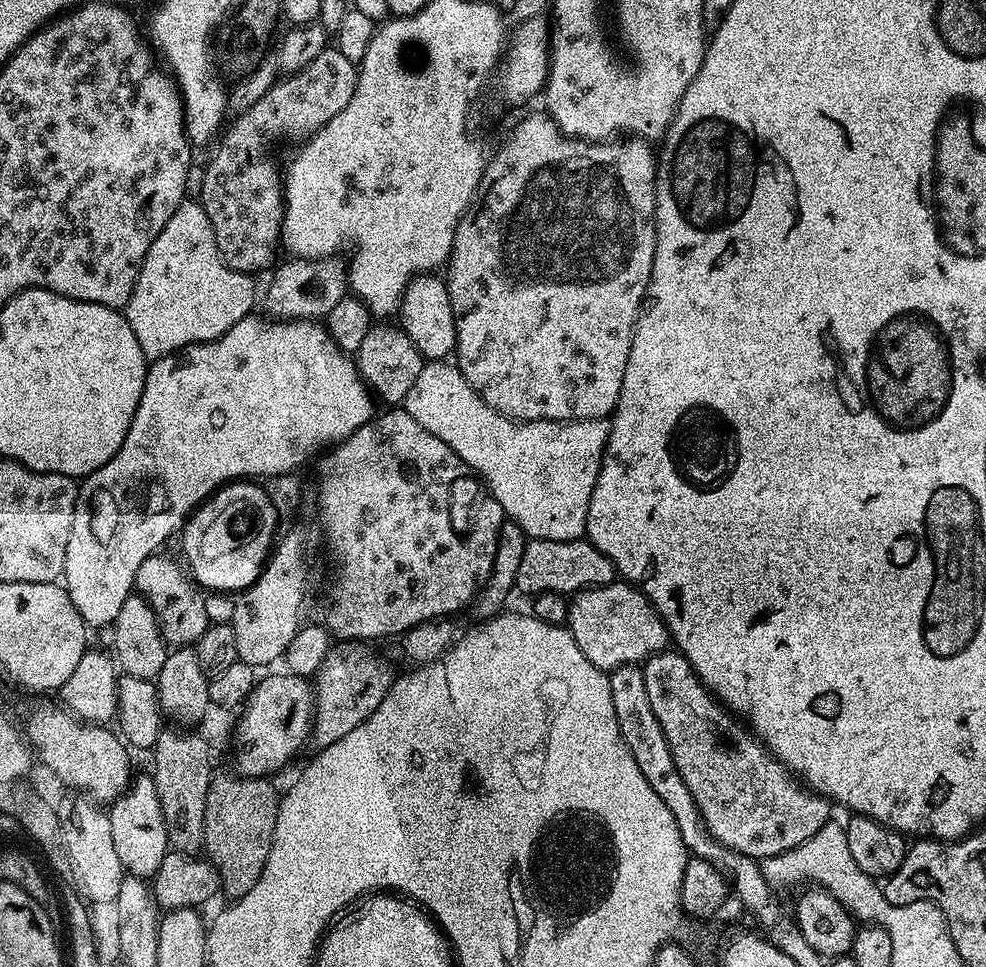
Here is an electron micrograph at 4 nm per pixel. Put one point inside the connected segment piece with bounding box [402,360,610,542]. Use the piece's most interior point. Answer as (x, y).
(542, 472)

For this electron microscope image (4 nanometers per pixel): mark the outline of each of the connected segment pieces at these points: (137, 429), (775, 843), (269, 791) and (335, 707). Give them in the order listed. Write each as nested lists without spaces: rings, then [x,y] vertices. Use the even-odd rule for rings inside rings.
[[[249,314],[242,318],[226,334],[218,339],[205,344],[191,344],[171,352],[165,356],[159,356],[151,361],[146,374],[146,382],[142,390],[142,398],[138,402],[138,410],[130,422],[130,430],[126,430],[126,438],[122,438],[122,446],[106,466],[91,472],[83,477],[76,494],[76,509],[74,510],[74,522],[70,526],[70,542],[66,542],[66,566],[62,577],[62,586],[68,592],[70,602],[82,614],[85,624],[89,629],[107,629],[116,623],[118,610],[122,610],[122,602],[133,595],[138,566],[146,562],[157,551],[156,544],[164,544],[172,535],[174,537],[183,529],[185,521],[192,515],[203,502],[221,486],[231,484],[233,481],[243,481],[245,478],[260,478],[256,476],[286,476],[295,473],[299,464],[304,464],[312,455],[323,453],[333,446],[345,440],[354,430],[358,430],[363,424],[373,419],[372,404],[374,397],[367,384],[360,379],[360,371],[356,368],[355,359],[349,353],[343,352],[332,340],[327,327],[323,323],[314,320],[278,320],[268,318],[259,320],[256,314]]]
[[[678,650],[655,652],[643,661],[647,697],[654,716],[661,723],[662,732],[673,755],[674,764],[686,787],[693,795],[696,808],[709,830],[709,834],[738,854],[763,862],[767,856],[777,856],[794,846],[802,846],[806,838],[814,838],[822,826],[830,823],[828,816],[833,805],[817,792],[809,790],[793,773],[789,772],[767,748],[756,739],[743,719],[729,712],[705,684],[694,674],[690,662]]]
[[[217,775],[212,781],[212,789],[206,798],[202,848],[207,859],[216,865],[223,895],[239,898],[250,891],[258,878],[262,878],[274,842],[281,793],[276,792],[271,779],[231,775]]]
[[[340,642],[337,645],[329,651],[314,677],[311,739],[314,744],[316,740],[317,749],[338,742],[338,738],[346,738],[354,726],[370,718],[370,714],[378,710],[378,702],[386,698],[394,679],[391,666],[372,649],[375,647],[371,643]]]

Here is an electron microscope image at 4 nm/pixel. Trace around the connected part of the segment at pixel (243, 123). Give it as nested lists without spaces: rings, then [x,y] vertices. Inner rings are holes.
[[[326,50],[314,58],[297,72],[285,75],[277,79],[254,106],[239,113],[232,125],[227,125],[226,131],[219,137],[215,145],[216,153],[212,161],[207,161],[205,170],[205,182],[198,203],[206,210],[206,218],[210,218],[210,226],[214,226],[214,238],[218,242],[218,250],[222,258],[230,267],[239,272],[257,274],[272,259],[280,248],[280,227],[284,217],[284,190],[282,187],[282,172],[274,161],[268,157],[268,140],[276,140],[279,136],[300,136],[307,138],[321,128],[334,114],[346,110],[346,102],[354,98],[356,89],[357,65],[350,58],[346,58],[341,52]]]

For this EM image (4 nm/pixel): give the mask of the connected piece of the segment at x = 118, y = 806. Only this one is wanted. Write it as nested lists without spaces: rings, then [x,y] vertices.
[[[151,775],[139,776],[129,783],[127,792],[111,801],[108,817],[114,847],[125,873],[152,878],[155,877],[158,866],[162,866],[162,858],[166,858],[170,850],[168,827],[162,814],[162,802],[156,793],[155,779]]]

